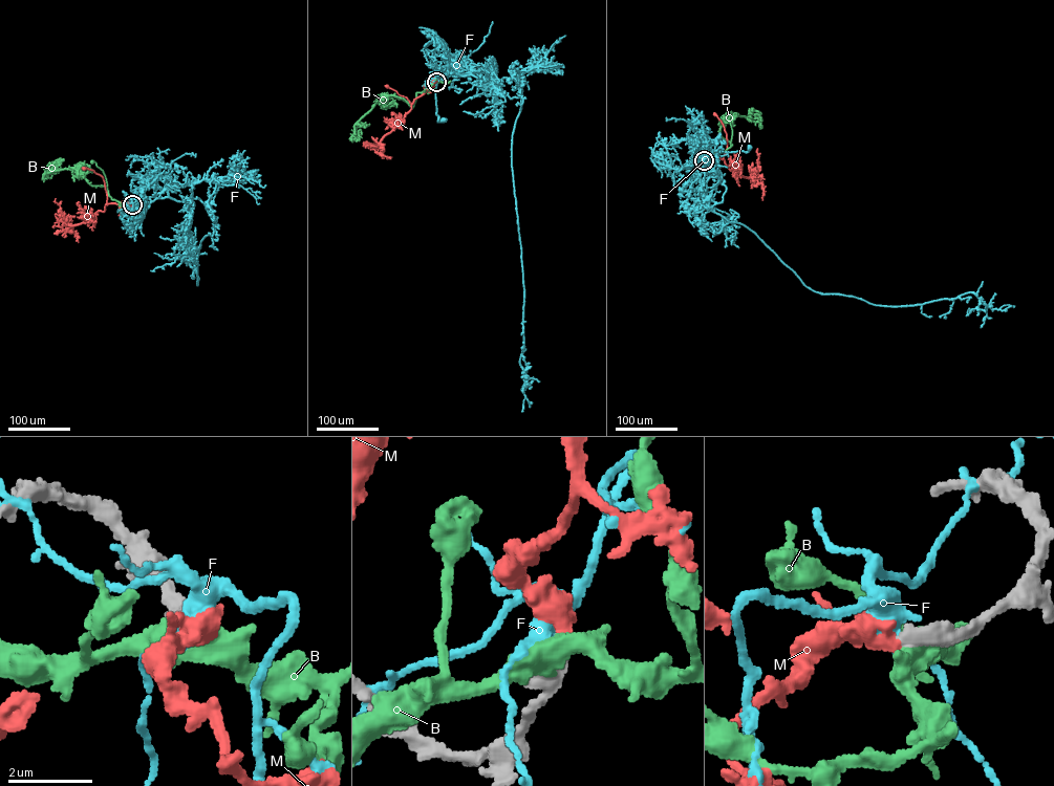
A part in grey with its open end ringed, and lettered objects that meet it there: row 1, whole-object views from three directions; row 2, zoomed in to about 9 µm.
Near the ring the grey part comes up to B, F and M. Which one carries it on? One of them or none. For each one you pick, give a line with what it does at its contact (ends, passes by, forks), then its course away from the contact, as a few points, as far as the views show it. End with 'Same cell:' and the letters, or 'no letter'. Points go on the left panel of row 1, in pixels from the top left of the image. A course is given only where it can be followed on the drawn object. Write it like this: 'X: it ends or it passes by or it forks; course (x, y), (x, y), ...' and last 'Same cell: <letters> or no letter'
M: it passes by; course (132, 204), (126, 209), (115, 203), (107, 204), (103, 177), (84, 169)
Same cell: M

